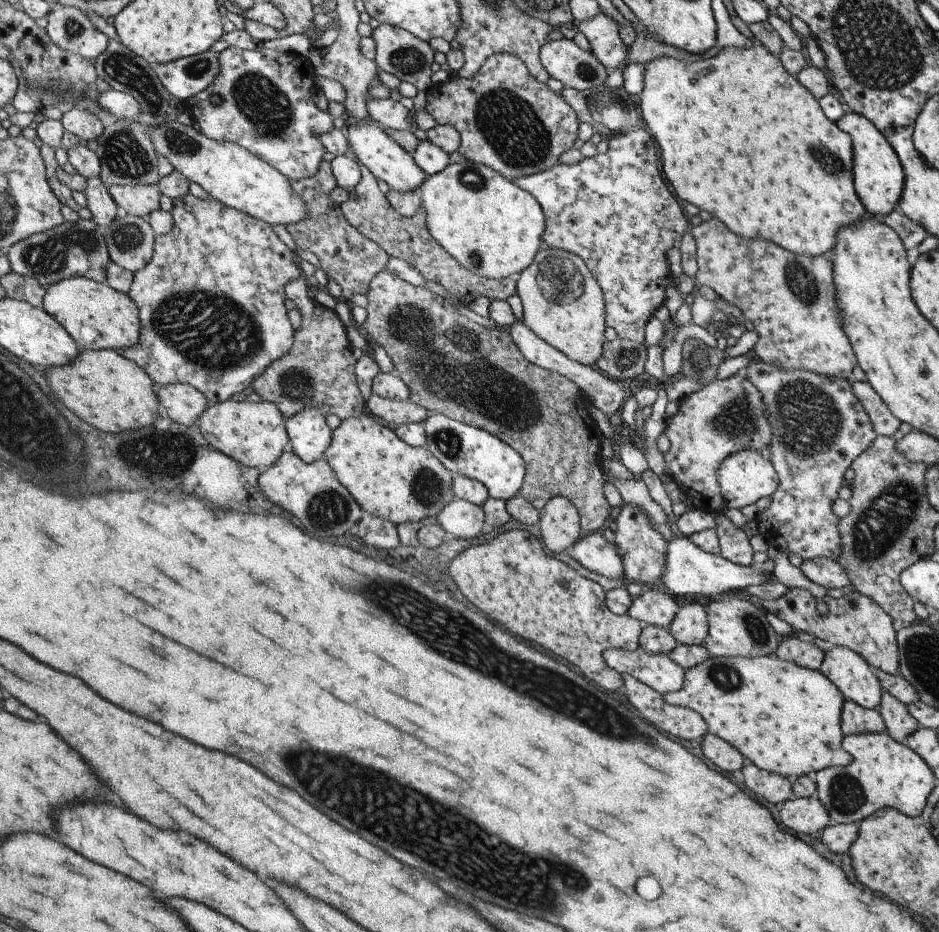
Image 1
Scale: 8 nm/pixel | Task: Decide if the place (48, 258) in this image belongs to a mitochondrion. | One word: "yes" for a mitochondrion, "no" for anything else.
yes

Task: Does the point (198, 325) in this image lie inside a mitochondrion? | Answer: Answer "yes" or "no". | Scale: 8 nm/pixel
yes

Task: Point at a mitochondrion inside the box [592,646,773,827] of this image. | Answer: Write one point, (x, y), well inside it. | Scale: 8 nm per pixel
(726, 678)

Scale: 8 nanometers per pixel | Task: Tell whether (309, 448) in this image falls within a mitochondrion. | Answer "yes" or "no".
no

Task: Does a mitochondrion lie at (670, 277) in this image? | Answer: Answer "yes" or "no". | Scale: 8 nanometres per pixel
no

